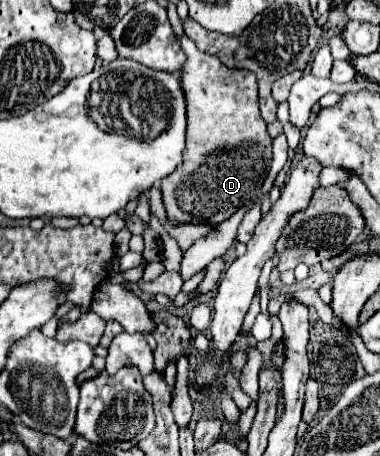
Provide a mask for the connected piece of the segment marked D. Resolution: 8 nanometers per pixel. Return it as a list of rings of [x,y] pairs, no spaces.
[[[180,38],[182,50],[186,52],[186,62],[180,74],[180,86],[186,98],[186,148],[182,164],[162,180],[162,202],[166,208],[166,218],[170,224],[194,224],[200,220],[204,224],[220,224],[228,220],[238,208],[250,202],[270,170],[272,162],[272,138],[266,132],[266,122],[258,110],[258,86],[256,76],[248,70],[234,70],[222,66],[222,62],[210,54],[204,54],[188,38]]]

